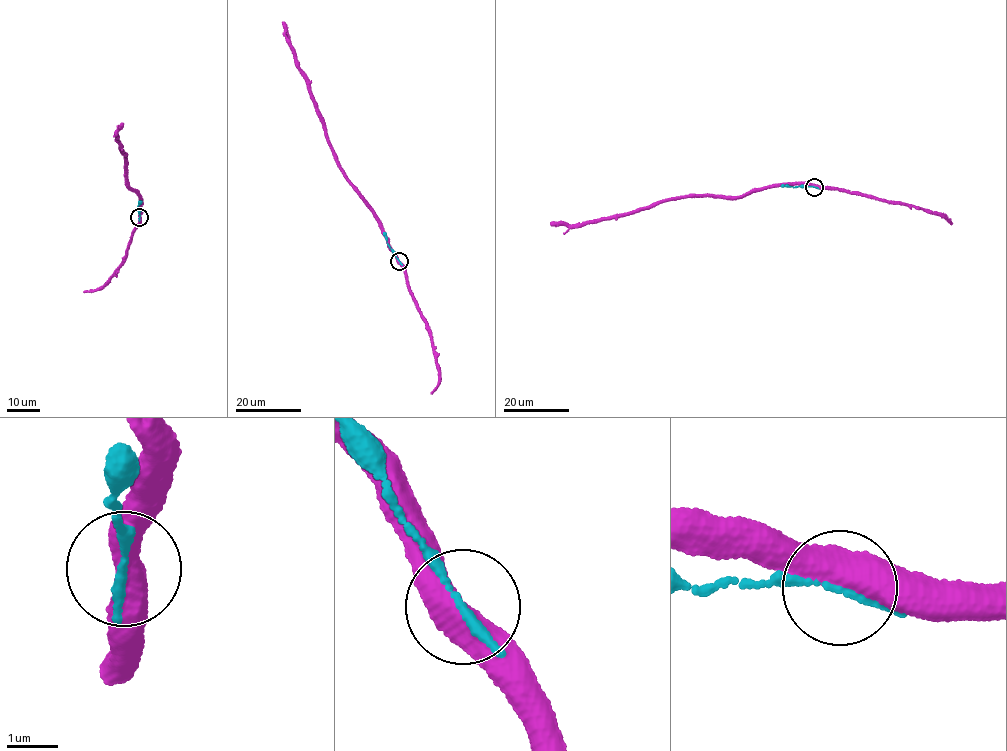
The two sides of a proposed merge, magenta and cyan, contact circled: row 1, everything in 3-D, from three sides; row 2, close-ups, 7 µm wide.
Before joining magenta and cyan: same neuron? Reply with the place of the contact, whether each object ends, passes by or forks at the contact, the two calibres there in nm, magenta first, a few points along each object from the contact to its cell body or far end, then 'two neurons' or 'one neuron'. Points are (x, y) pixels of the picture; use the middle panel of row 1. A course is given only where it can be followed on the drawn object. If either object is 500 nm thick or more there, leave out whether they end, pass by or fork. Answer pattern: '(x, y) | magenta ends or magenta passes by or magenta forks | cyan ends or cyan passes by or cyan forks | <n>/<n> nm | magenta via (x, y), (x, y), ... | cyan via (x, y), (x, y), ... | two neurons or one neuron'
(399, 261) | 550/140 nm | magenta via (400, 261), (341, 168), (298, 67), (294, 51), (287, 42), (282, 22) | cyan via (400, 261), (384, 232) | two neurons

